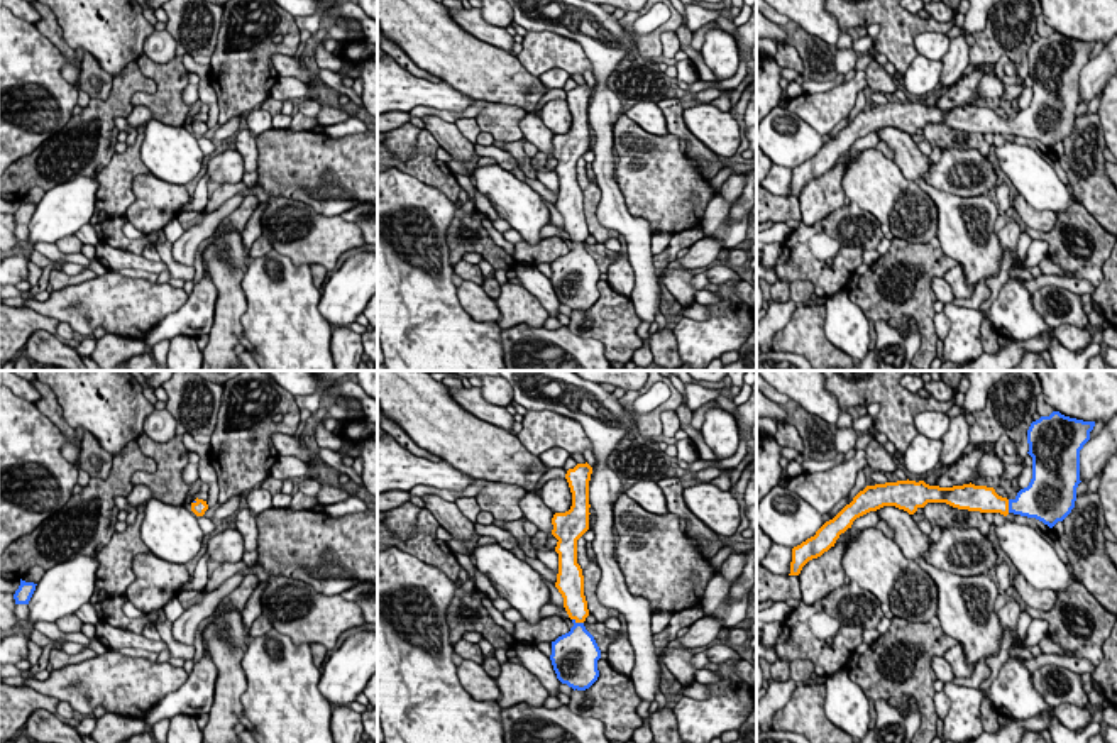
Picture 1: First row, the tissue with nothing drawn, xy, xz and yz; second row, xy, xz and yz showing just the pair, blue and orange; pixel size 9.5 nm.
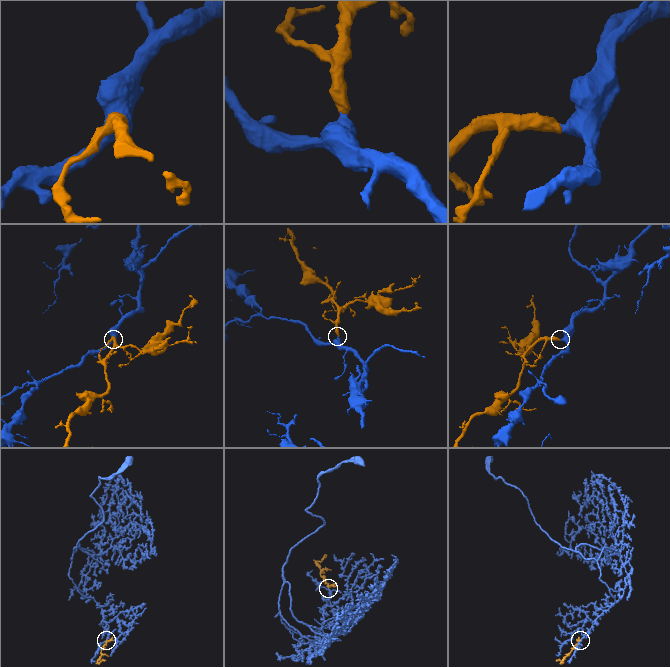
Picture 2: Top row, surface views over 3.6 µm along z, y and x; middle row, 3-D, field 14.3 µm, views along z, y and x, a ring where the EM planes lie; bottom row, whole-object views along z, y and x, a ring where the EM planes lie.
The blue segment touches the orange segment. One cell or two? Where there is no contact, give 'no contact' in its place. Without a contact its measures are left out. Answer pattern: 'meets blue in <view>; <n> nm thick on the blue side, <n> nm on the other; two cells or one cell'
meets blue in xz; 380 nm thick on the blue side, 220 nm on the other; one cell

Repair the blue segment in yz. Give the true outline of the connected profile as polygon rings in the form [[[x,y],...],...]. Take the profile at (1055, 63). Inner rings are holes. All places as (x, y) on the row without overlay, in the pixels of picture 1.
[[[1053,32],[1032,42],[1027,51],[1032,100],[1014,120],[1002,118],[993,108],[963,105],[953,108],[929,107],[924,102],[897,102],[867,107],[814,157],[792,169],[790,195],[821,178],[853,142],[883,127],[895,127],[914,135],[927,124],[946,124],[958,130],[980,134],[1009,134],[1036,139],[1053,149],[1063,142],[1076,122],[1080,102],[1080,71],[1090,61],[1095,42],[1083,42]]]

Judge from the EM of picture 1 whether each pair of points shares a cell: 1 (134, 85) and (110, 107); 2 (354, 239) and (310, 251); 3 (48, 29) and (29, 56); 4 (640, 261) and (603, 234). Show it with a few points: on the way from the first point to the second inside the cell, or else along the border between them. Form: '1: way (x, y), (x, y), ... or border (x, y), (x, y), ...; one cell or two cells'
1: way (129, 88), (115, 102); one cell
2: way (344, 239), (320, 241); one cell
3: border (33, 24), (73, 63); two cells
4: border (601, 198), (596, 219), (620, 234); two cells

